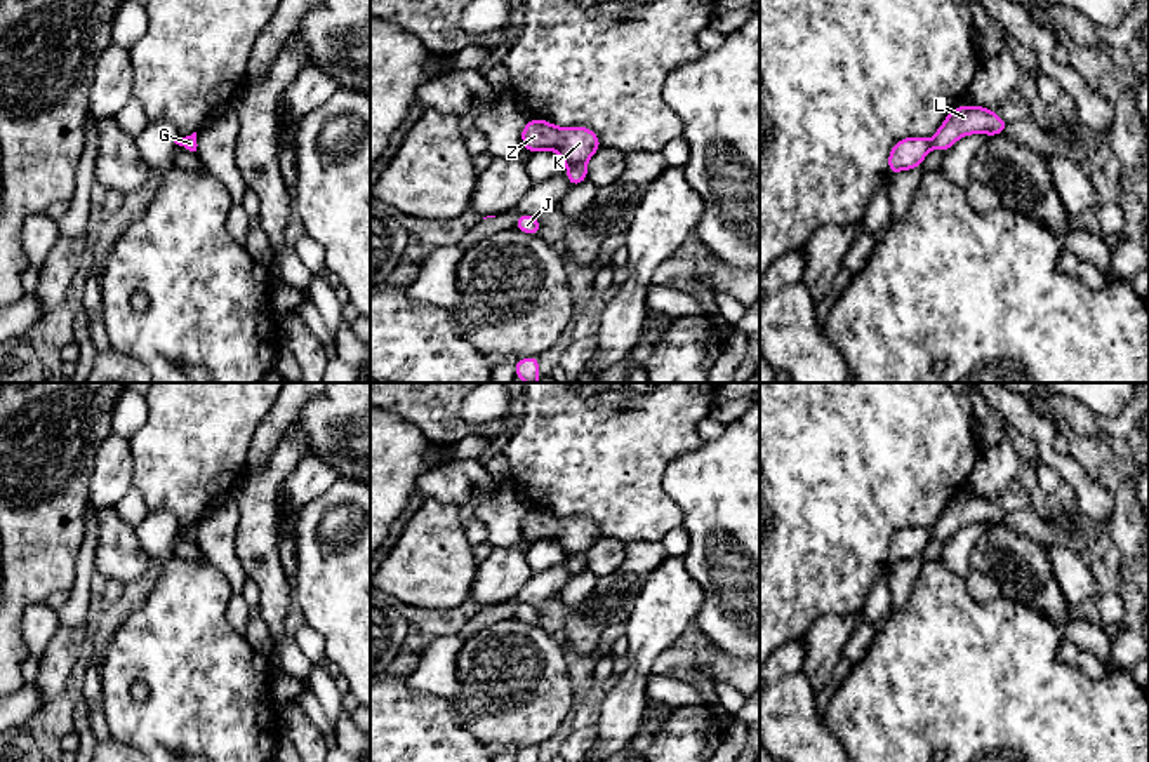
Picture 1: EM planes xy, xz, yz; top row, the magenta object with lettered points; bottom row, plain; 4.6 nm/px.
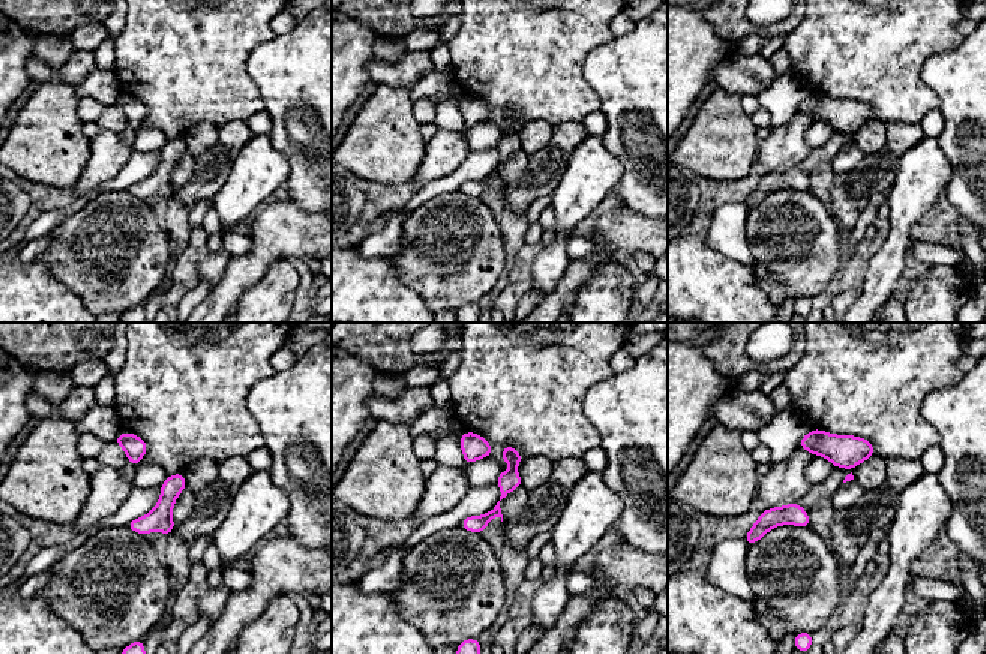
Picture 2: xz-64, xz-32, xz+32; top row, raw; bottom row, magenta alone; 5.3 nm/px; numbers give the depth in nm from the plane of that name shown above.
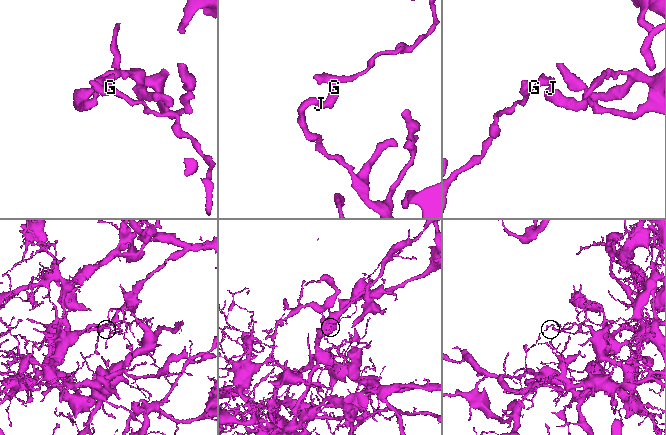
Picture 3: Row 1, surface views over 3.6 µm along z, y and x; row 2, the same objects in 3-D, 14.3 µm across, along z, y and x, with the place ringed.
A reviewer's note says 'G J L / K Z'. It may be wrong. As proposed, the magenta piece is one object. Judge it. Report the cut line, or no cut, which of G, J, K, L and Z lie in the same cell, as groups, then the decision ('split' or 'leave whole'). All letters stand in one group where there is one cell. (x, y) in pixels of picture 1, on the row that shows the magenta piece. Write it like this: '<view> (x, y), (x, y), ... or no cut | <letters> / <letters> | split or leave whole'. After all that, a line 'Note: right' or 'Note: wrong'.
xz (584, 162), (569, 166) | G J L / K Z | split
Note: right

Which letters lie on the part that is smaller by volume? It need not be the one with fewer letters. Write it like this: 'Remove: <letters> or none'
Remove: K, Z

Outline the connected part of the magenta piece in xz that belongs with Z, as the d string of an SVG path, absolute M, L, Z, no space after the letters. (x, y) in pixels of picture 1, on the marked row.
M541 118L521 129L521 143L530 155L553 150L567 165L586 164L601 148L596 132L588 127L556 127Z

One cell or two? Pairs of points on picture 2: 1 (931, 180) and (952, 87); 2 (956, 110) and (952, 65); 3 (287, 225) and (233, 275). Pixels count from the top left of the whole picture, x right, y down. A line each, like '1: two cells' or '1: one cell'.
1: two cells
2: one cell
3: one cell

